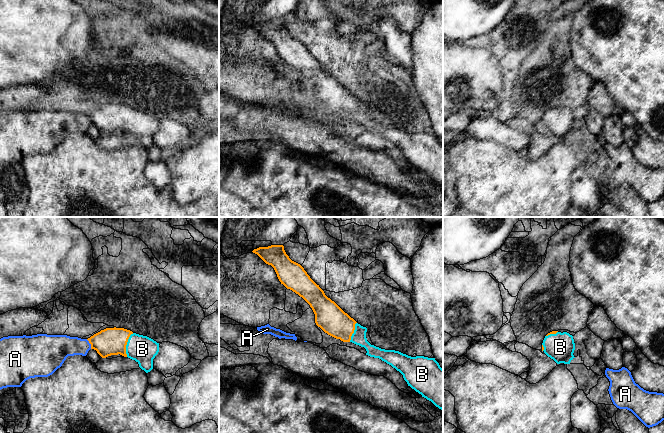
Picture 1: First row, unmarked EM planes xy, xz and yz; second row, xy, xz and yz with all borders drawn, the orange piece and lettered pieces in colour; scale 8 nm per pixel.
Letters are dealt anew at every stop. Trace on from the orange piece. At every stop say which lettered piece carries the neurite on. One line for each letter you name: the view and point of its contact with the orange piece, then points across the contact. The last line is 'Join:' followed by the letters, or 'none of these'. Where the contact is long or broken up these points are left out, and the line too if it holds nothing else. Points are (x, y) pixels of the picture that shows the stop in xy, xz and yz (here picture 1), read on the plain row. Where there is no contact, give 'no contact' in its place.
B: xy (126, 120) | across xy (111, 117), (126, 120), (142, 125)
Join: B

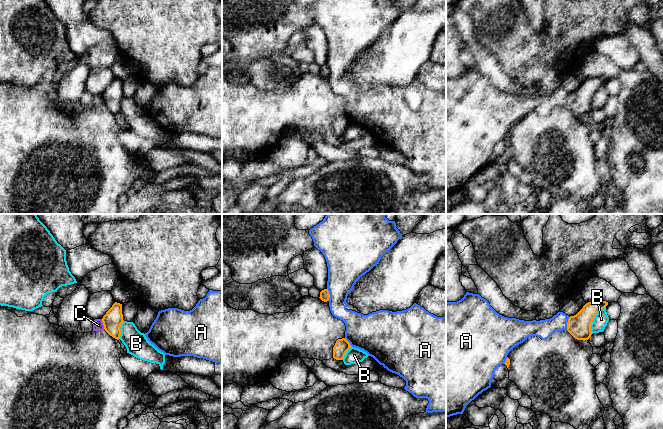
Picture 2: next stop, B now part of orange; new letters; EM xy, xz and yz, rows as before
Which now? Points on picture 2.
Join: none of these

